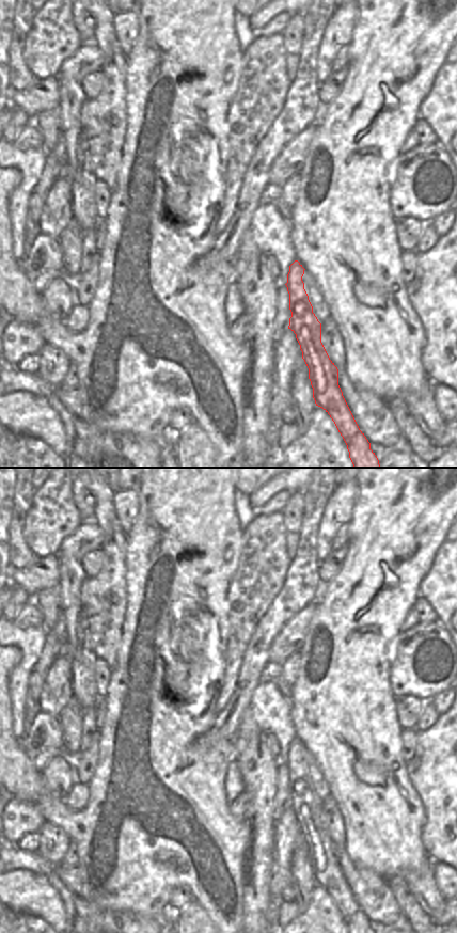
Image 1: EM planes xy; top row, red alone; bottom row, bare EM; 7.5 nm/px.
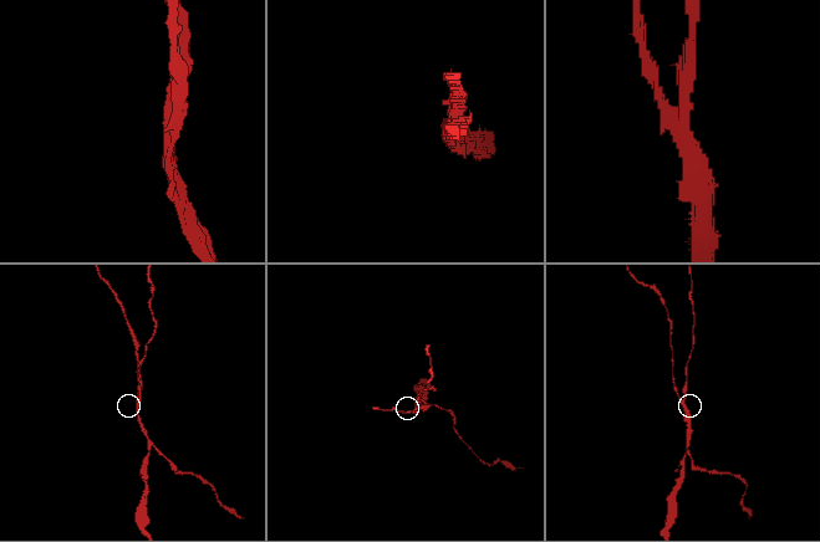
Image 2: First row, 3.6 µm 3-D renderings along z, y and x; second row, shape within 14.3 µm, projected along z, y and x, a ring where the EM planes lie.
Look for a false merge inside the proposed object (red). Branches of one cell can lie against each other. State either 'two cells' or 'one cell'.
two cells

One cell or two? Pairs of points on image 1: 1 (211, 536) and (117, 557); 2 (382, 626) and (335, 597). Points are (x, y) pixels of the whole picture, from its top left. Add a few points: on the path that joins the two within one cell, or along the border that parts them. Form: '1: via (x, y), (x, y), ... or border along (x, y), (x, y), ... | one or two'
1: border along (126, 534), (124, 581) | two
2: via (368, 622), (353, 622), (352, 614), (349, 611) | one

